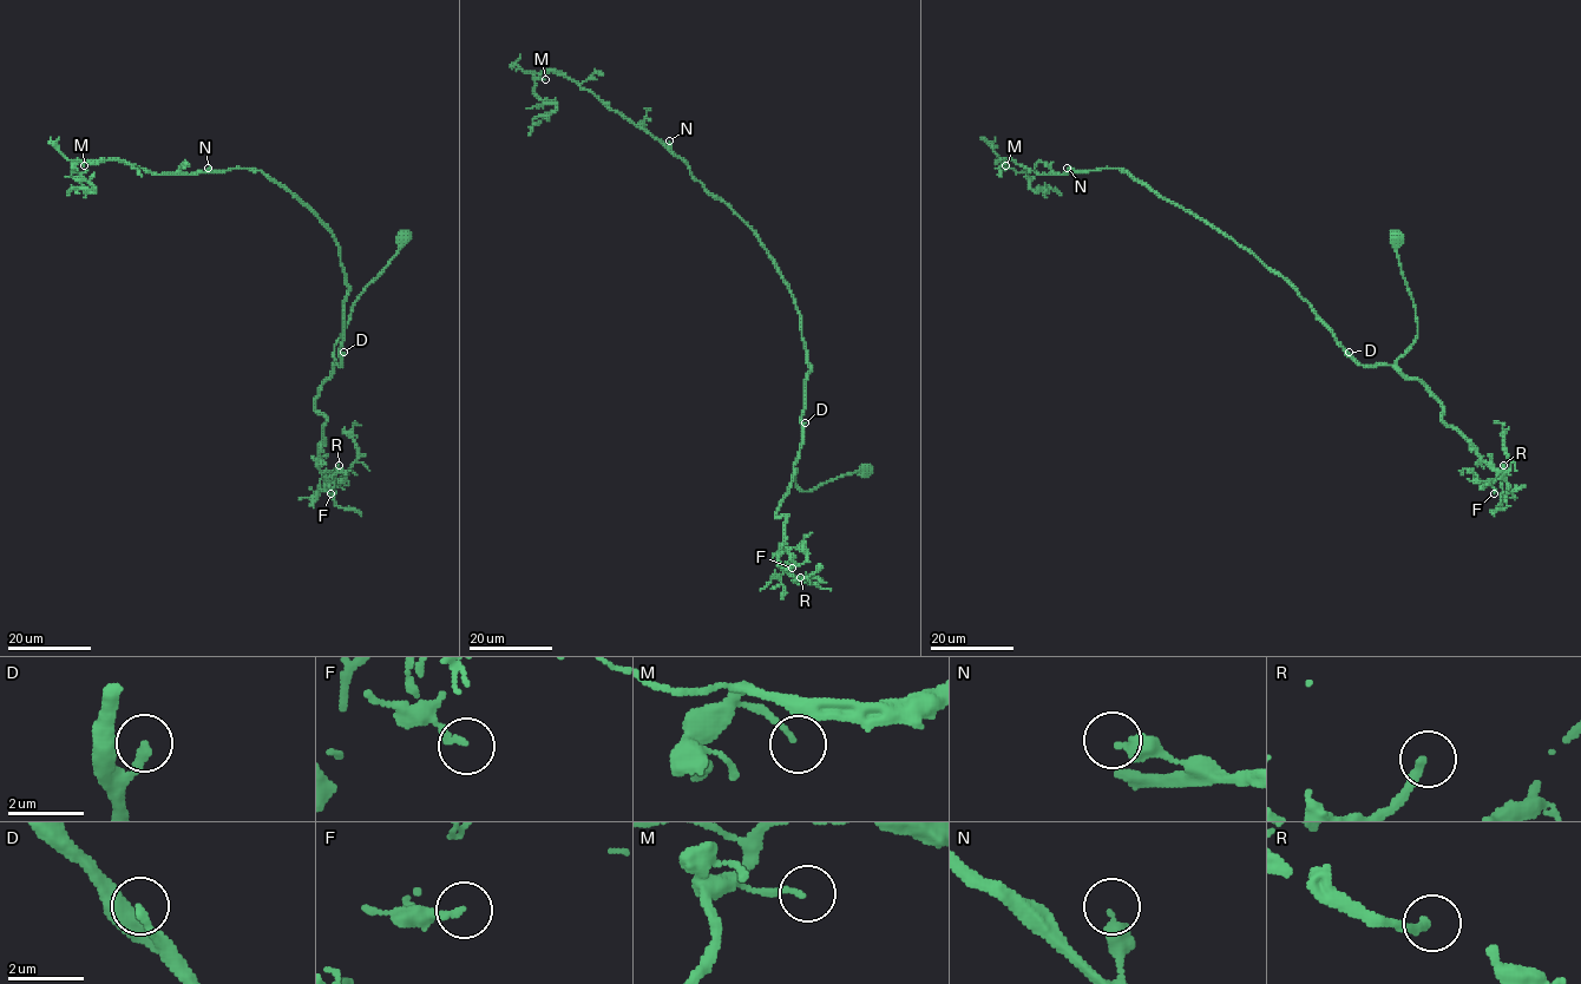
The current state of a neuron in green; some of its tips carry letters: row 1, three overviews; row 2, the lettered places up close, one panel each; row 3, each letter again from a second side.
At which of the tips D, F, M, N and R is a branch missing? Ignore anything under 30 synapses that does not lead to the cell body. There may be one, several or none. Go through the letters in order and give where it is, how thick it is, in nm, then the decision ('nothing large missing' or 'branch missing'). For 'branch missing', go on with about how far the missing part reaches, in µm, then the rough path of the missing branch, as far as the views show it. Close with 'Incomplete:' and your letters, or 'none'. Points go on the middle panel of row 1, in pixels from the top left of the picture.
D: place (805, 422); calibre 190 nm; nothing large missing
F: place (792, 568); calibre 180 nm; nothing large missing
M: place (545, 79); calibre 110 nm; nothing large missing
N: place (669, 140); calibre 400 nm; nothing large missing
R: place (800, 577); calibre 240 nm; branch missing; missing 15 µm; course (800, 577), (808, 589), (793, 595), (795, 588), (792, 586)
Incomplete: R

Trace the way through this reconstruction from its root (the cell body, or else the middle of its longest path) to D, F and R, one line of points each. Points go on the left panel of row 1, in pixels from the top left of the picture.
D: (405, 238), (406, 242), (353, 306), (351, 320), (334, 346), (333, 365), (341, 366), (343, 352)
F: (405, 238), (353, 306), (334, 349), (332, 374), (315, 400), (315, 408), (326, 418), (317, 467), (330, 493)
R: (405, 238), (353, 306), (334, 349), (332, 374), (315, 400), (326, 418), (317, 466), (332, 472), (339, 465)

